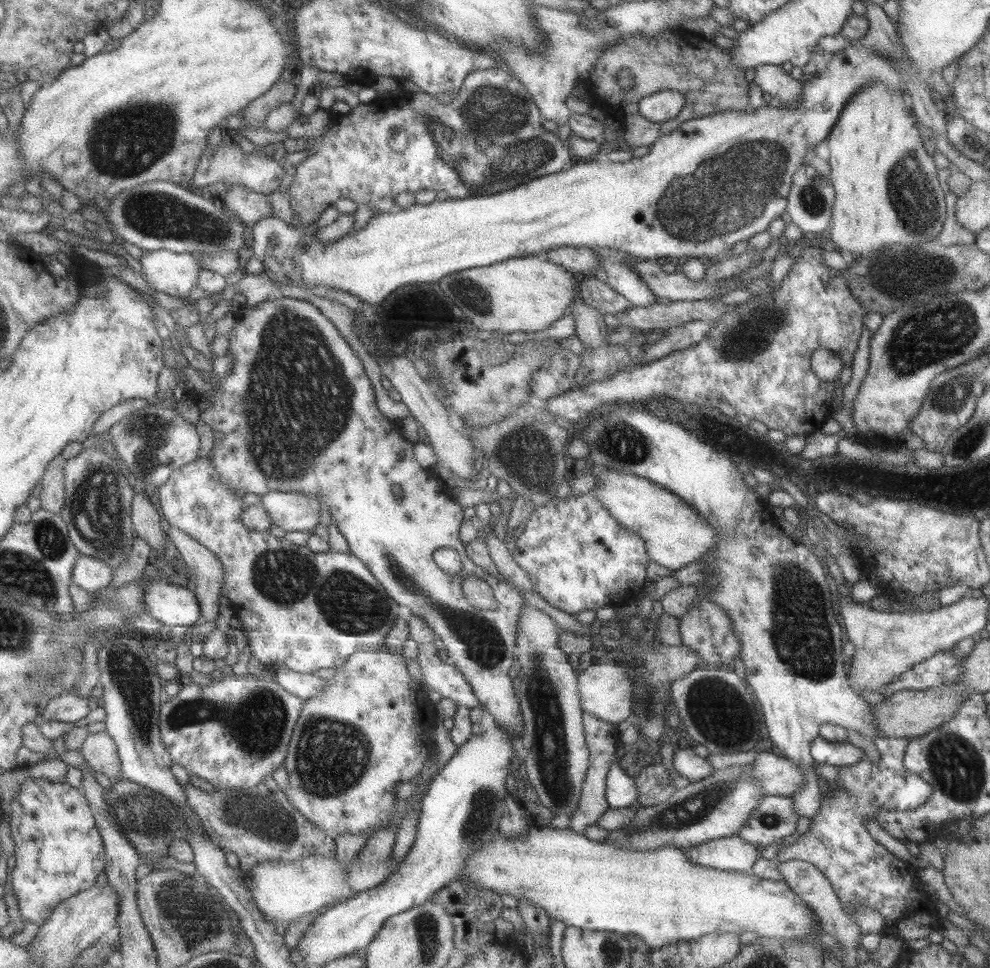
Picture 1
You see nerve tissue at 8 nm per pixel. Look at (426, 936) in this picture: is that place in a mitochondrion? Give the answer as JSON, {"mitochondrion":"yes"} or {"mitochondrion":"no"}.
{"mitochondrion":"yes"}

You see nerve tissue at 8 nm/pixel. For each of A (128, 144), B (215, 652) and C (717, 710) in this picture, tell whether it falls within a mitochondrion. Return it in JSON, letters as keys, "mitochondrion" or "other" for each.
{"A":"mitochondrion","B":"other","C":"mitochondrion"}

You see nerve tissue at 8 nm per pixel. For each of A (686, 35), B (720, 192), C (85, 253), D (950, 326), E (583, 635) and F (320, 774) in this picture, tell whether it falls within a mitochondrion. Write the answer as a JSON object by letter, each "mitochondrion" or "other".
{"A":"other","B":"mitochondrion","C":"other","D":"mitochondrion","E":"other","F":"mitochondrion"}

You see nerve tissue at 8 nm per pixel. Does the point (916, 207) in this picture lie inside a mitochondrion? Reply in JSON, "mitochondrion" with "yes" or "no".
{"mitochondrion":"yes"}

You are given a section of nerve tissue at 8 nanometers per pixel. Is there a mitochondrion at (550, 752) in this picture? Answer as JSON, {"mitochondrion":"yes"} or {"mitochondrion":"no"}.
{"mitochondrion":"yes"}

